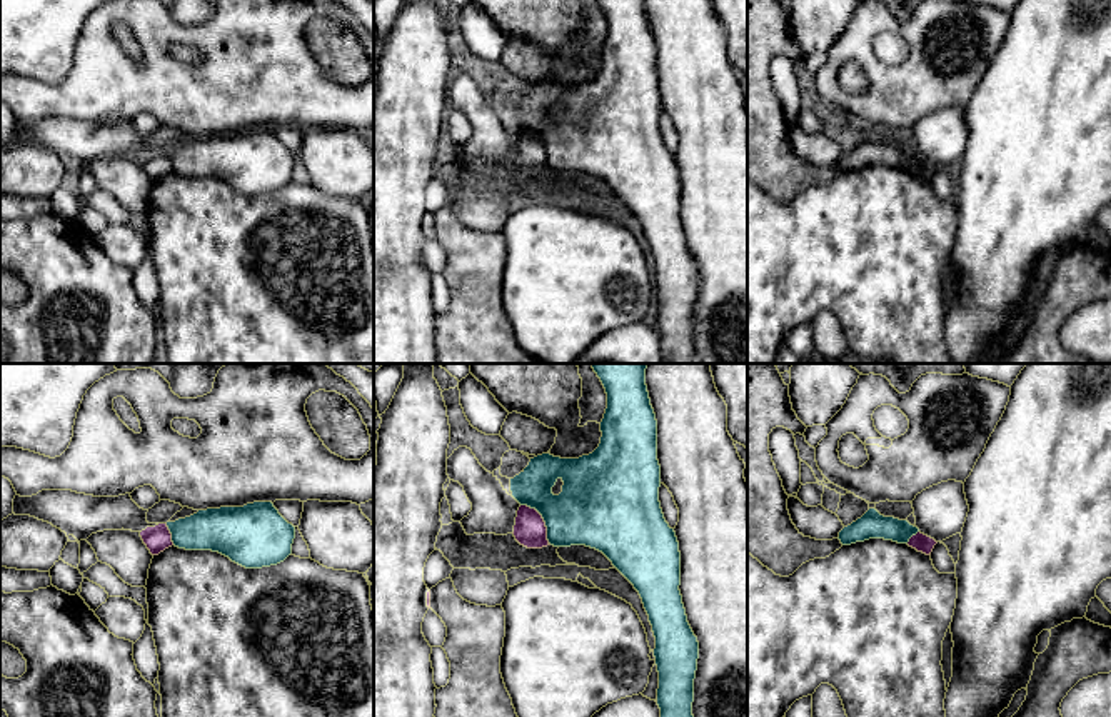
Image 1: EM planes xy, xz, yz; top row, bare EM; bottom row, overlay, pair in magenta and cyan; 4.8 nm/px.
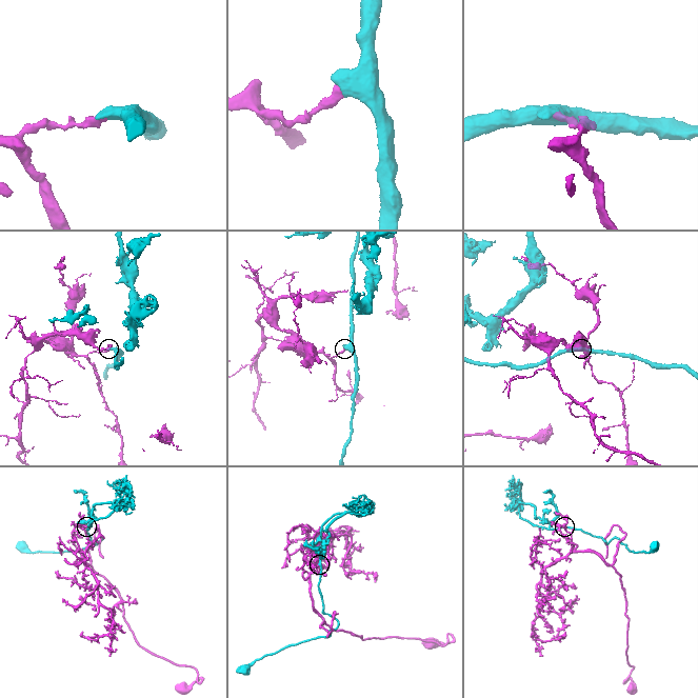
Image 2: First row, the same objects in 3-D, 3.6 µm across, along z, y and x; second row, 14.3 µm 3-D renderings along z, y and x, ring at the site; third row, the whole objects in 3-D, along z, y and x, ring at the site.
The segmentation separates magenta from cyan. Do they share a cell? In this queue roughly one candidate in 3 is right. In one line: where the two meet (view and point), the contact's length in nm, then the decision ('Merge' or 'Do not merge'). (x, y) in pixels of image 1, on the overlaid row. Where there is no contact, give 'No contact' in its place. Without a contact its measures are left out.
Touches magenta at xz (542, 521). Shared border 240 nm. Do not merge

